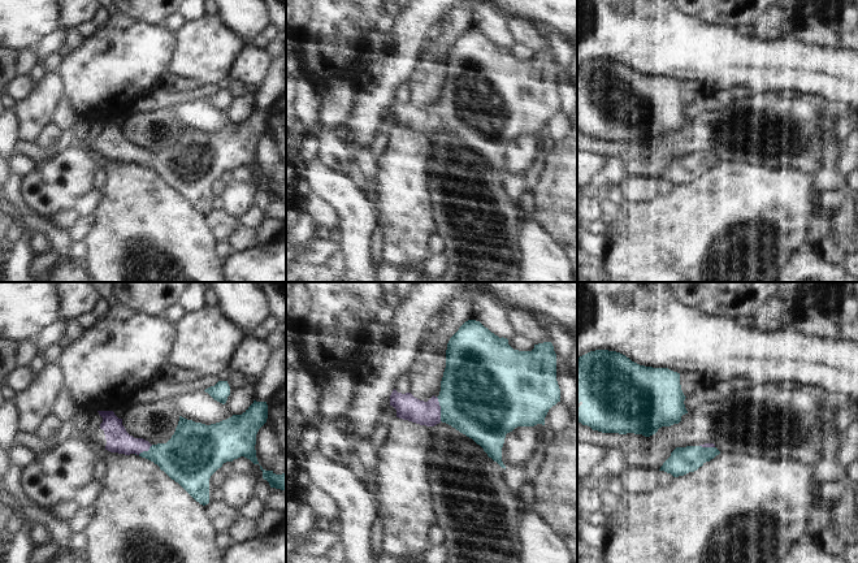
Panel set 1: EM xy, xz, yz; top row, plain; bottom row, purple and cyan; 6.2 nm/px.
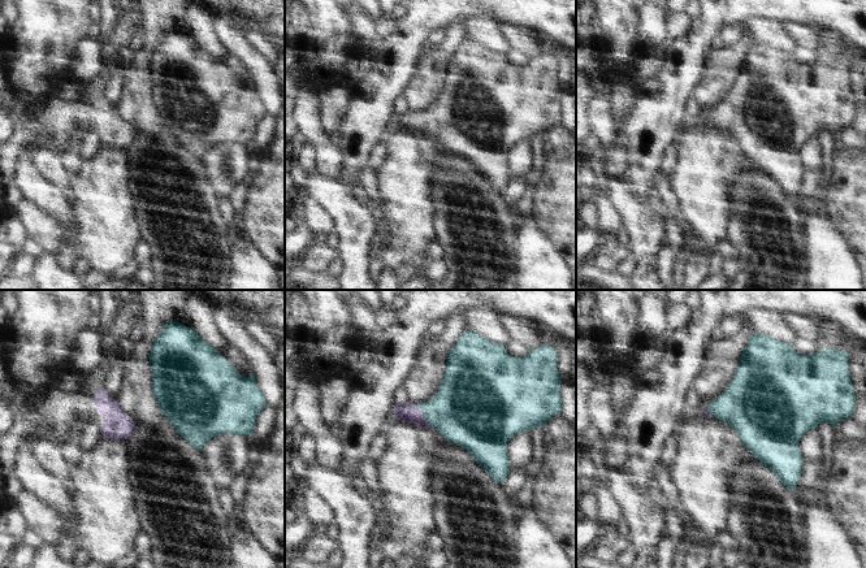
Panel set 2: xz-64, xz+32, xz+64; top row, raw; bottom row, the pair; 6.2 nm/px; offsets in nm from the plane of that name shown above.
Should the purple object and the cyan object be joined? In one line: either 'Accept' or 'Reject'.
Accept

